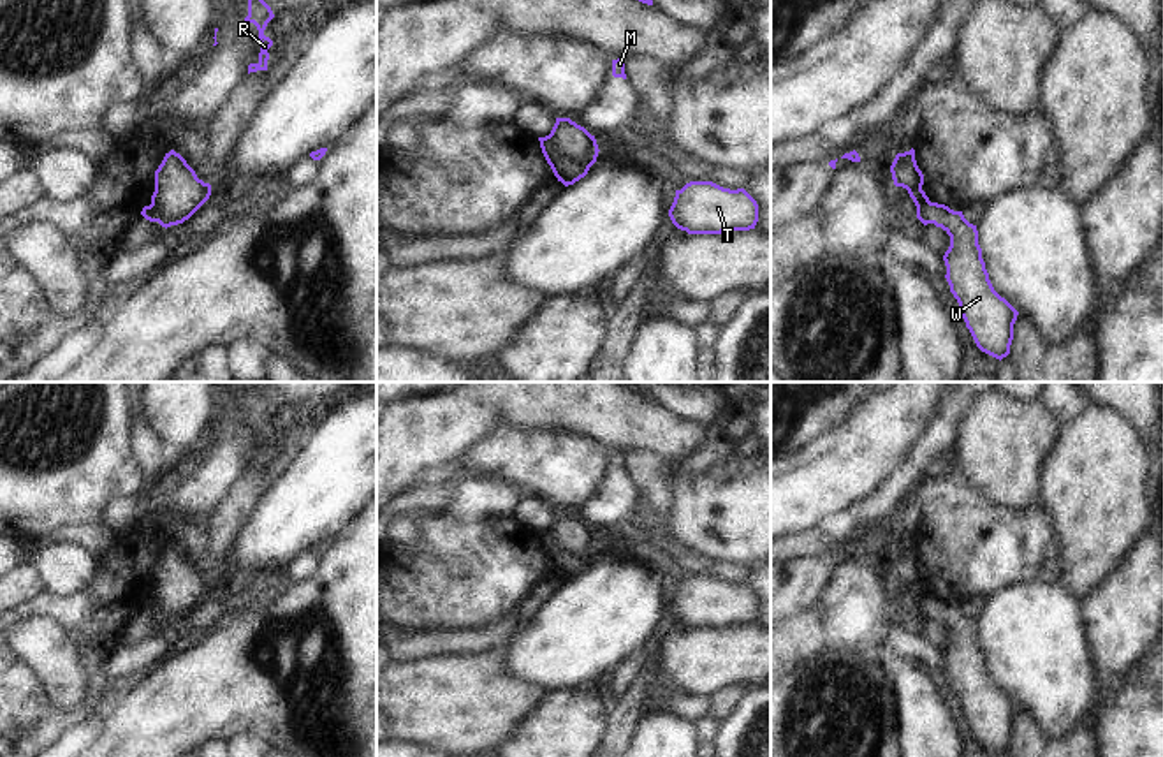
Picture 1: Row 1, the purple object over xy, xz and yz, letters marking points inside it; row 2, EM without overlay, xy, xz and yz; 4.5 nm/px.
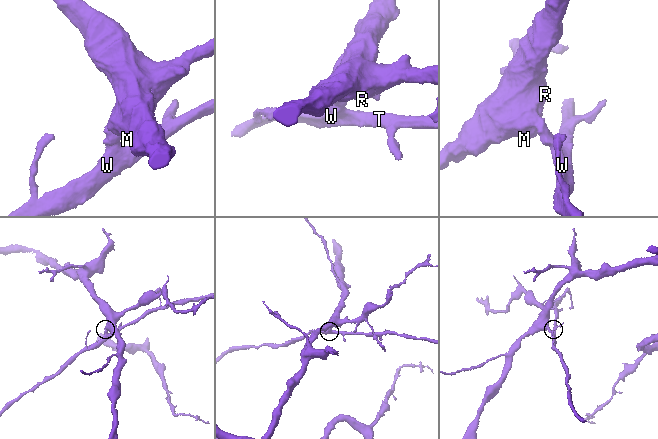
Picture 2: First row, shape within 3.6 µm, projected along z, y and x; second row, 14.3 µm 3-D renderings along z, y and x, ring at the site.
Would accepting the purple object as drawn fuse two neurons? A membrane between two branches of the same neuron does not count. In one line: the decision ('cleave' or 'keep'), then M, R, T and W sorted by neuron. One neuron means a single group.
cleave; groups M R / T W

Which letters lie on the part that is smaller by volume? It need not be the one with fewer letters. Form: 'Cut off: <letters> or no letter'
Cut off: T, W

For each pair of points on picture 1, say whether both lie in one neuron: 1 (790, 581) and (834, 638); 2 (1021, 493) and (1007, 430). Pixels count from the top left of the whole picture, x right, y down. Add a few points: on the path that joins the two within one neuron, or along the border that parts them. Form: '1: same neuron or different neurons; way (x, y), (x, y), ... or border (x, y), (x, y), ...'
1: different neurons; border (833, 571), (824, 594), (789, 620)
2: same neuron; way (1012, 477), (1007, 470), (1007, 446)

